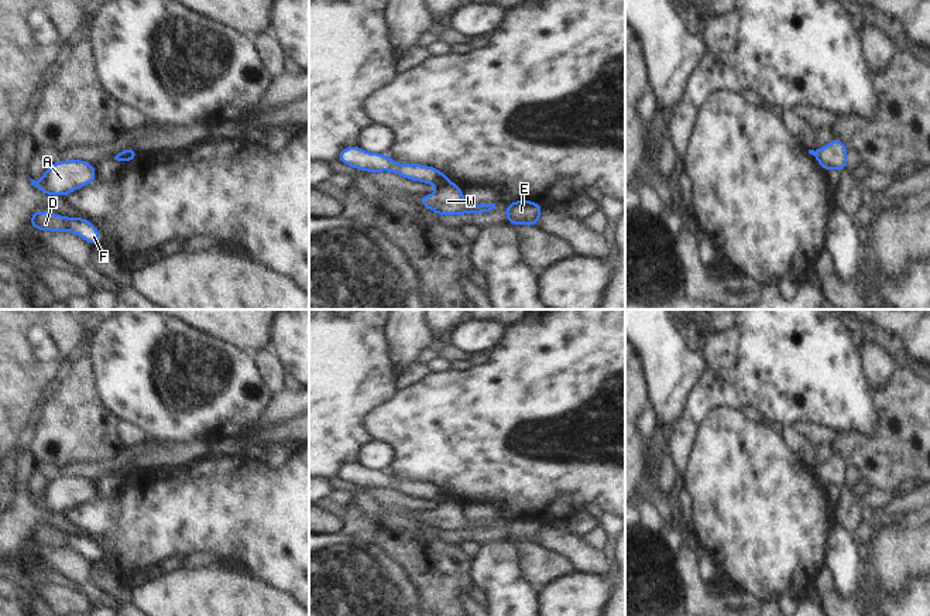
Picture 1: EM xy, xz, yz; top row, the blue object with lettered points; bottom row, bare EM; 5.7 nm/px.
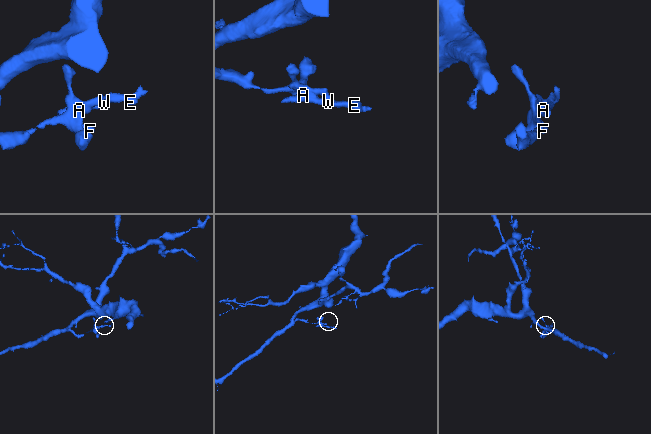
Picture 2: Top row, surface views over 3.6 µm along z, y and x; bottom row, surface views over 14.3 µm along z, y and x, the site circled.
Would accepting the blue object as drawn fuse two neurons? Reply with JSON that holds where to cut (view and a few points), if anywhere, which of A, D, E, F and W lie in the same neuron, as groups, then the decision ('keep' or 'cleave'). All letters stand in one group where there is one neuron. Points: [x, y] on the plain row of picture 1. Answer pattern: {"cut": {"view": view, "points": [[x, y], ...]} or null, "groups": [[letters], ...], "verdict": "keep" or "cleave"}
{"cut": {"view": "xz", "points": [[450, 499], [439, 505]]}, "groups": [["A", "E", "W"], ["D", "F"]], "verdict": "cleave"}

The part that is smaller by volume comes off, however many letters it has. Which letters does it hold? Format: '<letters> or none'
A, E, W

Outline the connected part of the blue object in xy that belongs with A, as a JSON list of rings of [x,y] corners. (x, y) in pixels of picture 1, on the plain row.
[[[82,476],[56,478],[48,482],[40,497],[31,500],[45,511],[66,513],[72,507],[86,503],[96,496],[95,480]]]

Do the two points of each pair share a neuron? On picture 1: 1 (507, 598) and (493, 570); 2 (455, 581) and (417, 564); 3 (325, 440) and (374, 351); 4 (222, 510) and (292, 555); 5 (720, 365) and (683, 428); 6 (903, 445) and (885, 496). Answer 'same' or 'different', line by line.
1: same
2: same
3: same
4: same
5: same
6: different

